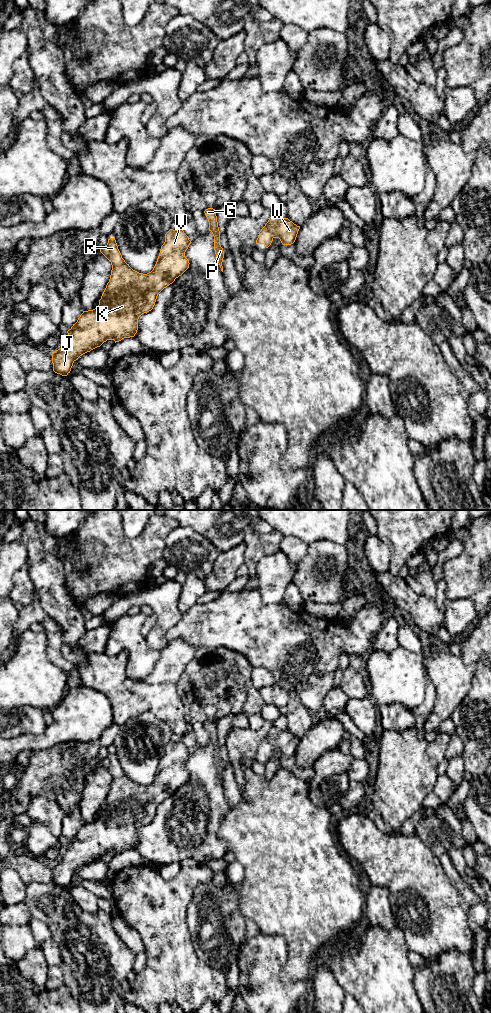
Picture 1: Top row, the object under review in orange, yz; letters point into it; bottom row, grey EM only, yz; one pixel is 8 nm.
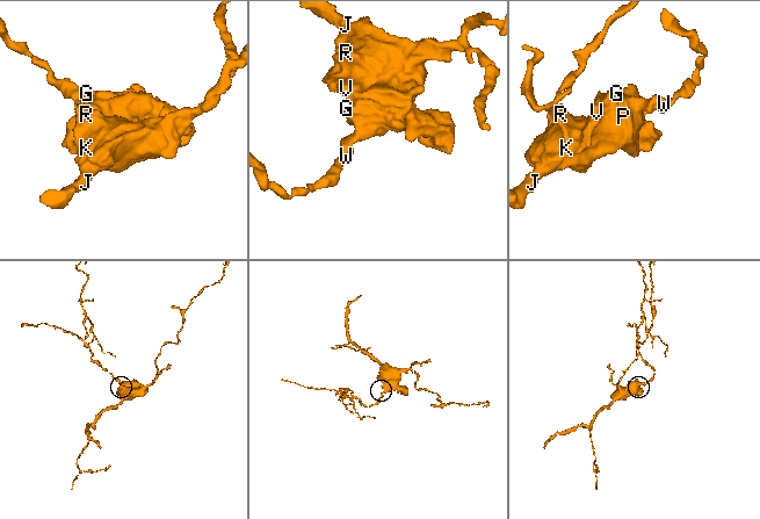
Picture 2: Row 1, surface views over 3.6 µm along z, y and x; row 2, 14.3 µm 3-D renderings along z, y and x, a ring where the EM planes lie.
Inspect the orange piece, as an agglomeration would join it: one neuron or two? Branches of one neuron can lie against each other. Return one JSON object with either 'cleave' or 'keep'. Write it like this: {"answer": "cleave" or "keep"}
{"answer": "keep"}

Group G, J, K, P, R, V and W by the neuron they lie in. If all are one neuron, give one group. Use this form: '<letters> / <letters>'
G J K P R V W

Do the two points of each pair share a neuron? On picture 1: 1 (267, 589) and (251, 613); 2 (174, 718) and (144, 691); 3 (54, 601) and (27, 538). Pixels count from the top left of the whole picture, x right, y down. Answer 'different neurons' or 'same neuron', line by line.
1: different neurons
2: same neuron
3: same neuron

